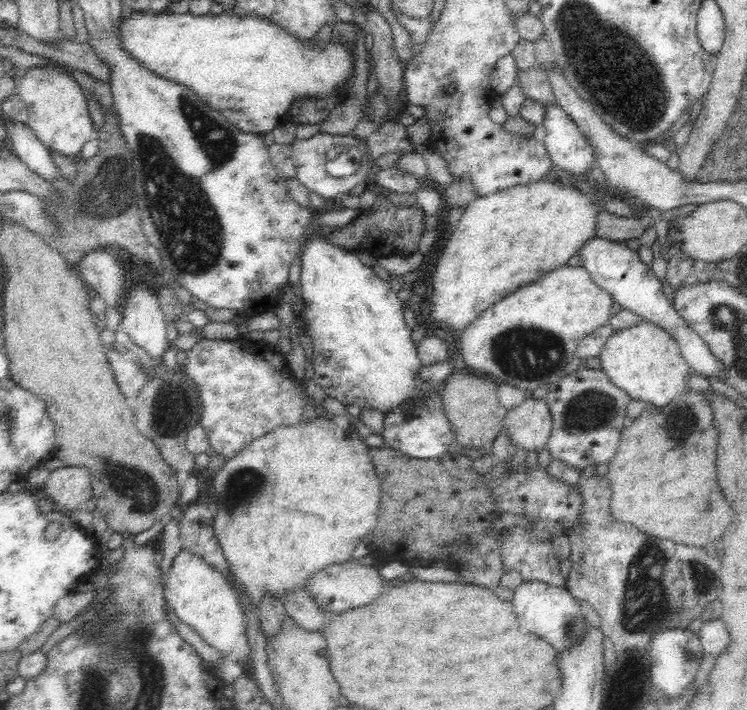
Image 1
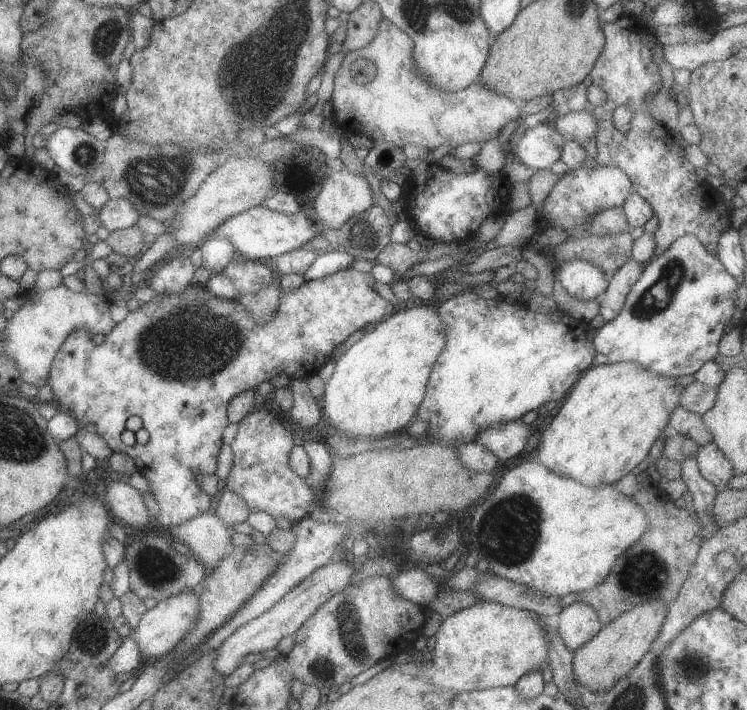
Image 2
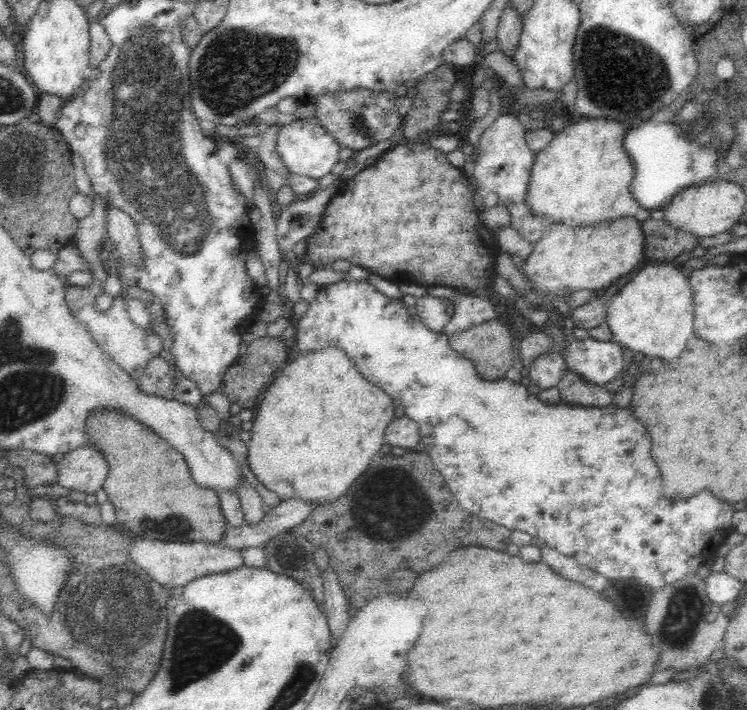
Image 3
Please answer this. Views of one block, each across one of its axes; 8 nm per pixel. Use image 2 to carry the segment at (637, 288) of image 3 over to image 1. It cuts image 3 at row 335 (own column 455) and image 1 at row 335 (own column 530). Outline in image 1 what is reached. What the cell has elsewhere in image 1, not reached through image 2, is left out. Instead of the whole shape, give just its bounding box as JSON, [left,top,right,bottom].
[600,321,693,408]

